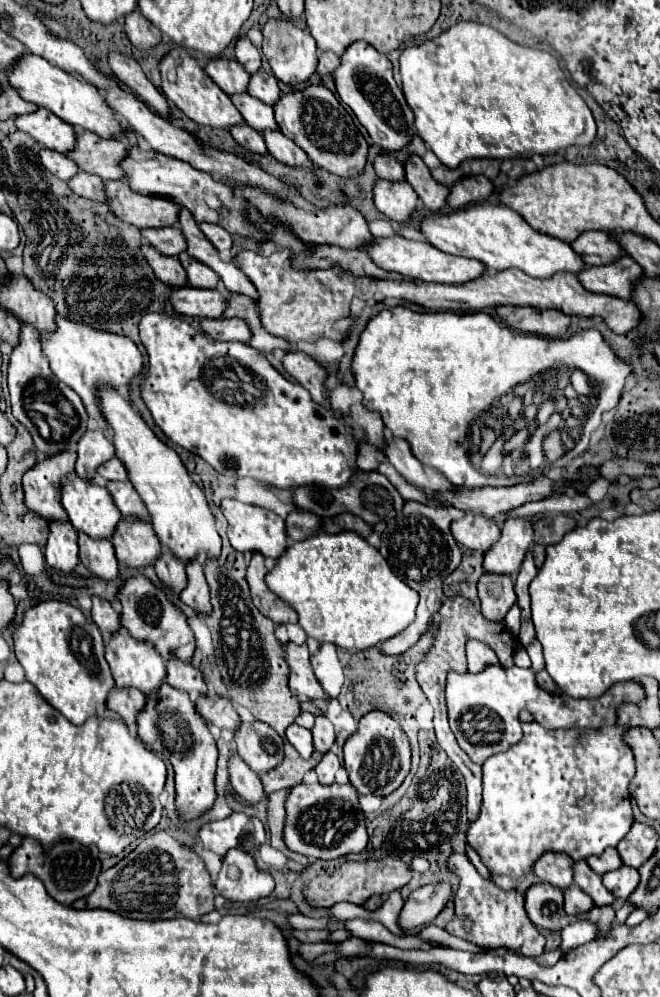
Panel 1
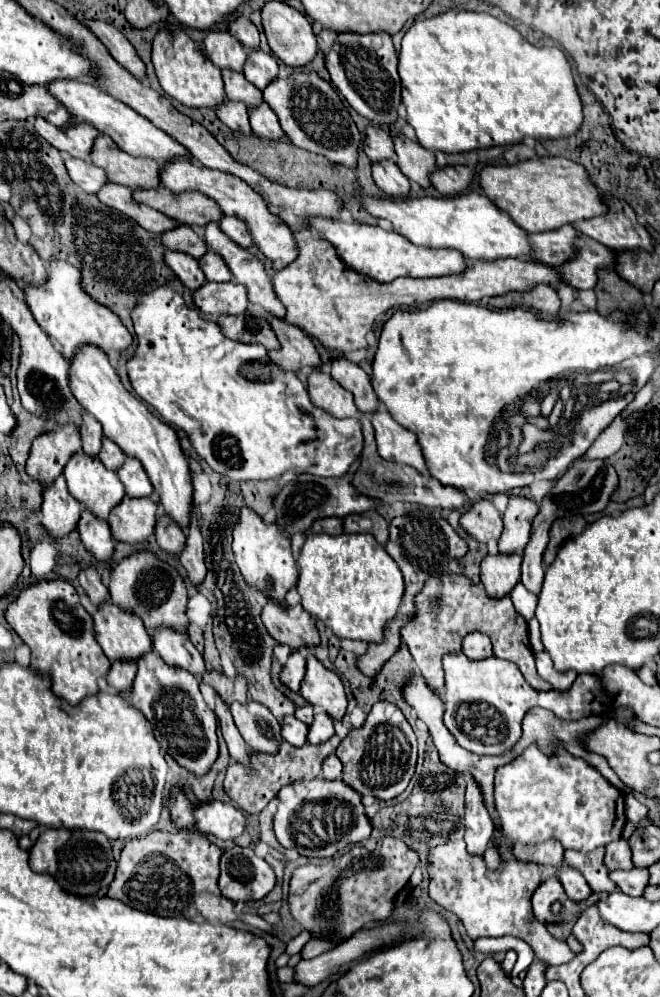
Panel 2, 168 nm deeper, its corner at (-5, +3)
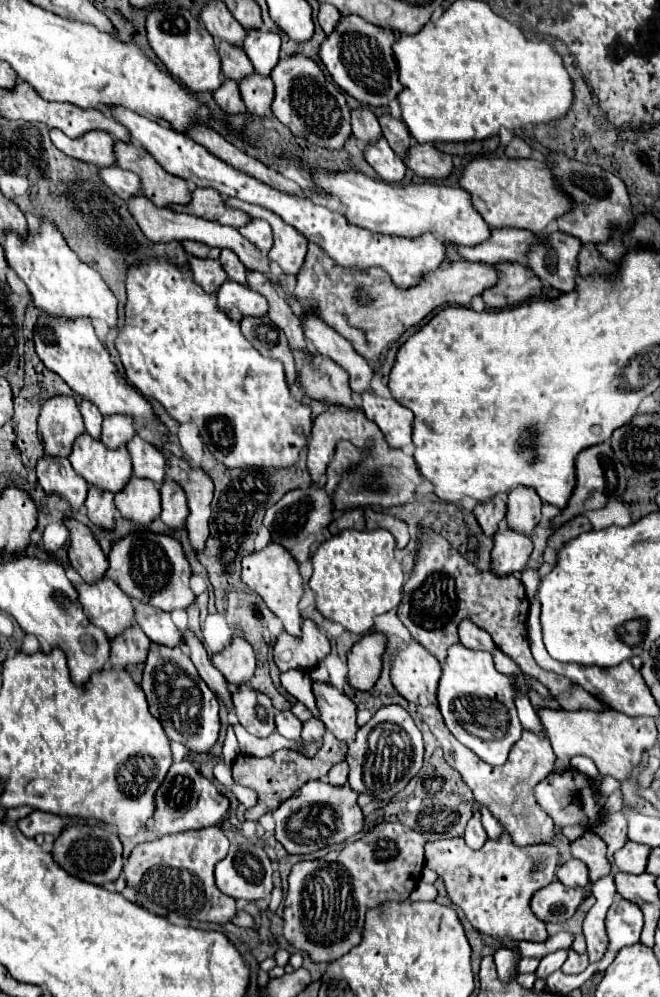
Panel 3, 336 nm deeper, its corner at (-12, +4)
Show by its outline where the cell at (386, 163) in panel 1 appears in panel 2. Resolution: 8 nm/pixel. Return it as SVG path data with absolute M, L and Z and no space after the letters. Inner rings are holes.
M370 126L366 130L366 140L364 140L364 152L368 154L368 158L372 162L380 162L380 160L392 160L396 154L392 150L392 136L382 130L382 128L374 128Z

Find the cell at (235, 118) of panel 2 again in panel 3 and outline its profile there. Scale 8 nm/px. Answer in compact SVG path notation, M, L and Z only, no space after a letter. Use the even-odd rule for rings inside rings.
M225 79L225 83L217 91L213 91L213 97L225 113L245 113L245 105L235 81Z

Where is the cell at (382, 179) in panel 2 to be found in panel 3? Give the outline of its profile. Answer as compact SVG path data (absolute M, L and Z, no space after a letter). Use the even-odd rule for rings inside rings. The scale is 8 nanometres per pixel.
M379 137L375 143L367 143L363 153L365 161L377 171L383 181L395 183L405 177L405 163L399 155L395 155L395 151L387 145L383 137Z

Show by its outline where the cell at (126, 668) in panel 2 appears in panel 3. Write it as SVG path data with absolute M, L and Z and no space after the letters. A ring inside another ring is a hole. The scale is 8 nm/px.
M135 625L135 629L127 629L111 641L111 665L115 669L127 669L137 663L145 663L149 653L149 637Z

